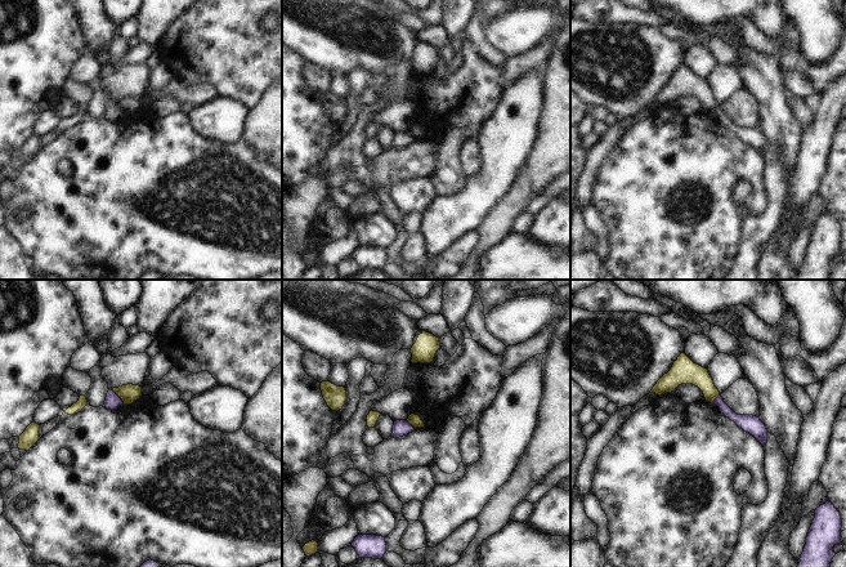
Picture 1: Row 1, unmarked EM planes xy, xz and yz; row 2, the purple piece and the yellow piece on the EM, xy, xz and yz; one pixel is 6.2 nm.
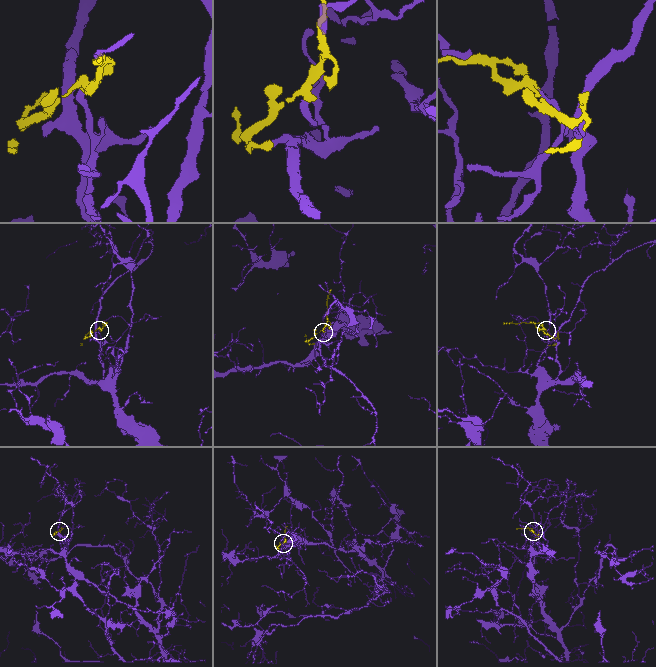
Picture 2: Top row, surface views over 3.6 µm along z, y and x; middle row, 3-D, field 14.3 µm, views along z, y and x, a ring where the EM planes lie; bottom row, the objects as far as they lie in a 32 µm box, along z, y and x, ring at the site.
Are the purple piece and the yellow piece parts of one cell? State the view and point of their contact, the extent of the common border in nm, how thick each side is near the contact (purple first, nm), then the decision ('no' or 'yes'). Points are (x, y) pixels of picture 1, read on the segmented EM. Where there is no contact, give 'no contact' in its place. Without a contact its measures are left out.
meets purple in xy at (119, 397); contact 120 nm long; 100 nm thick on the purple side, 120 nm on the other; no

